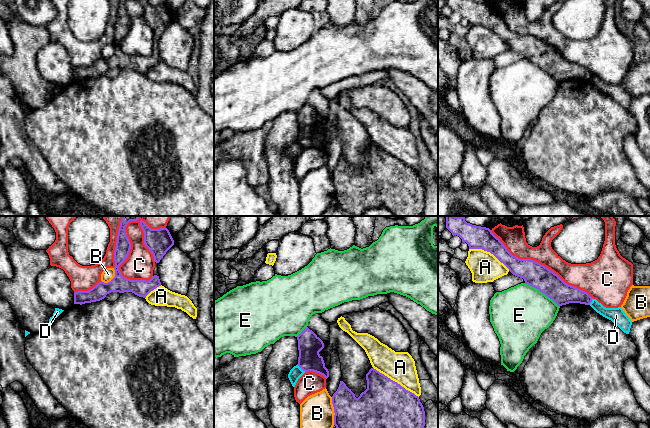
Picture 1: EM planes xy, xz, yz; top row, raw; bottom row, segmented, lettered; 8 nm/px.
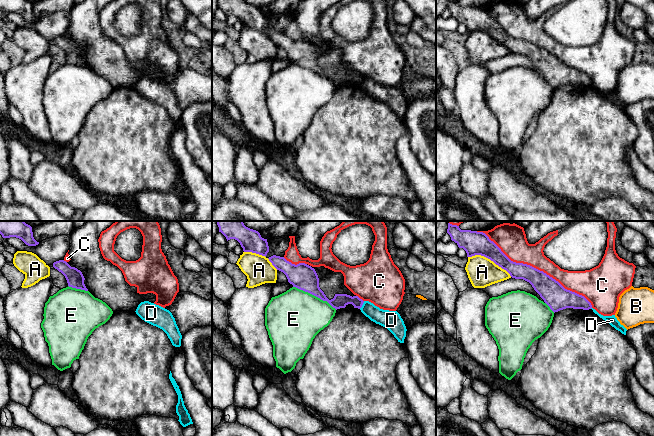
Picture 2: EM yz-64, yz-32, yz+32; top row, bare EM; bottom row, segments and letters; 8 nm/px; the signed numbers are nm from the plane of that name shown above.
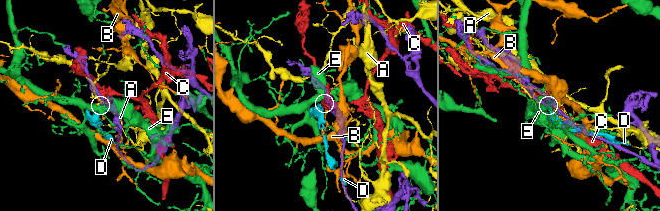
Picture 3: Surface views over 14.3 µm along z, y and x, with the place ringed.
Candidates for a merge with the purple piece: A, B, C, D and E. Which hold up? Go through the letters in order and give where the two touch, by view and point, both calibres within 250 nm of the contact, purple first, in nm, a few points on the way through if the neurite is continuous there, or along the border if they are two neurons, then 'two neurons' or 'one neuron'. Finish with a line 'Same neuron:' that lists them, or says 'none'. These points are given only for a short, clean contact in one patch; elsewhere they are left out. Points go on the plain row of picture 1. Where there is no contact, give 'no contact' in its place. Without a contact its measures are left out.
A: xz (396, 158) | 420/240 nm | two neurons
B: xz (334, 187) | 320/280 nm | two neurons
C: yz (540, 40) | 190/170 nm | two neurons
D: xz (301, 144) | 190/100 nm | along xz (297, 140), (305, 147) | two neurons
E: yz (542, 68) | 190/460 nm | along yz (525, 58), (537, 64), (559, 82) | two neurons
Same neuron: none

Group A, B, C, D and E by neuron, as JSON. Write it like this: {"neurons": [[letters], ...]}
{"neurons": [["A"], ["B"], ["C"], ["D"], ["E"]]}

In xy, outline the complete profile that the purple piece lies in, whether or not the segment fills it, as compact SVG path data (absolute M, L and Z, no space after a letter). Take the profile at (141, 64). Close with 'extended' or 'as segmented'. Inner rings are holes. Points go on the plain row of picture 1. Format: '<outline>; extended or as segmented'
M120 0L117 18L114 27L115 37L115 53L108 59L99 58L96 62L88 67L74 68L74 80L85 80L96 78L104 75L107 70L111 68L132 68L139 73L146 74L146 72L161 62L159 52L154 51L148 57L146 56L130 56L122 52L119 42L127 35L131 19L127 13L125 3L127 0Z; as segmented

